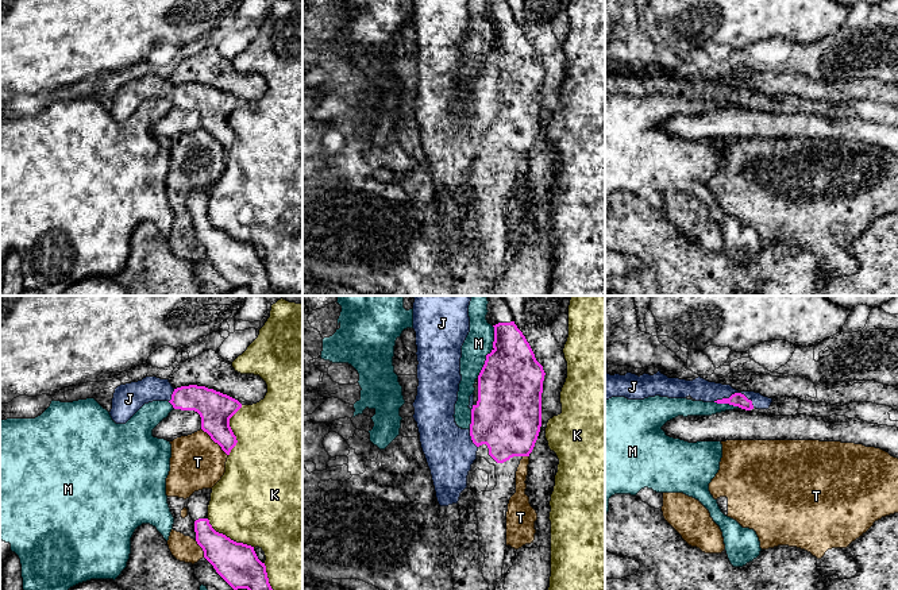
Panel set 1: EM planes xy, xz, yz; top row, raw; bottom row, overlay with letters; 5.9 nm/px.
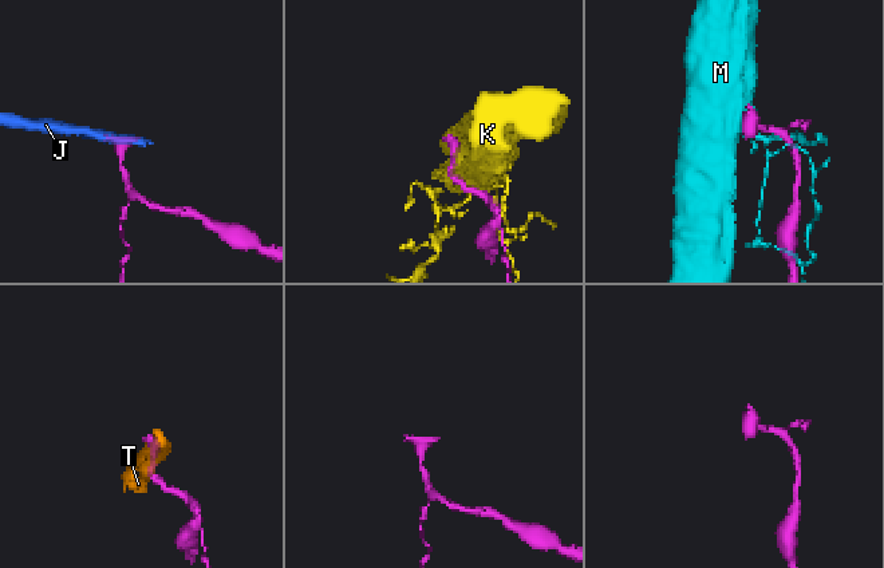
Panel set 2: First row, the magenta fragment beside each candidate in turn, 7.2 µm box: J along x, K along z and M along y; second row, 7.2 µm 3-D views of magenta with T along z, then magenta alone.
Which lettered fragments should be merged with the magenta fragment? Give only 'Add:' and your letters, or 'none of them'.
Add: J

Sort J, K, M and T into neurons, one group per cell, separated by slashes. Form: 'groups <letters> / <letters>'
groups J / K / M / T

